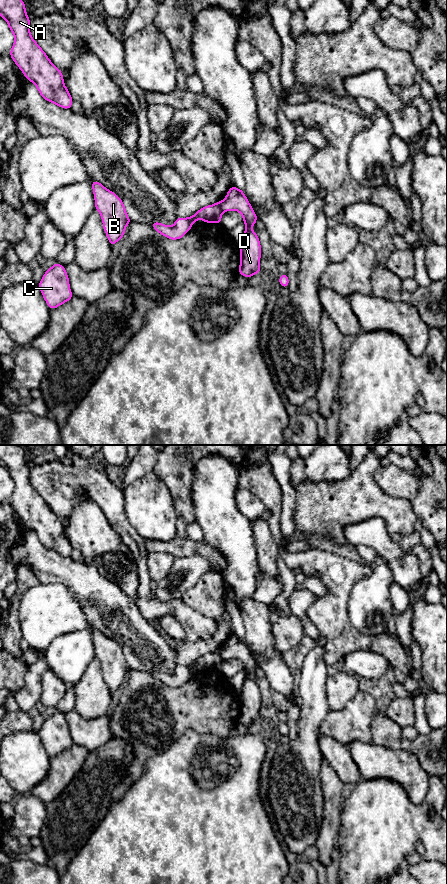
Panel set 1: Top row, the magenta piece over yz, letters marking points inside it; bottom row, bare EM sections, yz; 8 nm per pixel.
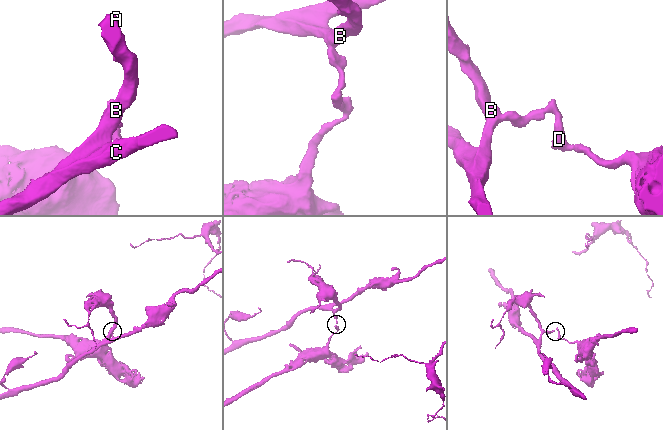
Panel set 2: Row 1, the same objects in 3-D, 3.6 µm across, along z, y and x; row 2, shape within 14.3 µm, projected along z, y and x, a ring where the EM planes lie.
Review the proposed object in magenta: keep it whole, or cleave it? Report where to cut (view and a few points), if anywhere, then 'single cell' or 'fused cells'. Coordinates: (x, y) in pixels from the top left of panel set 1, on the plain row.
yz (218, 650), (223, 659) | fused cells

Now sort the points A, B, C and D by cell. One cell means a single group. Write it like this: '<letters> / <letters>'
A B C / D

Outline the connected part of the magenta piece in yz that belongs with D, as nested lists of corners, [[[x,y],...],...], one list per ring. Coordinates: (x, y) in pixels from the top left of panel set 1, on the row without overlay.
[[[232,634],[224,648],[219,649],[221,658],[231,659],[236,658],[243,664],[243,670],[246,673],[243,690],[240,696],[240,714],[239,722],[247,726],[257,722],[261,719],[260,716],[260,704],[261,694],[257,681],[251,678],[251,675],[255,673],[257,664],[253,659],[248,647],[240,638]]]

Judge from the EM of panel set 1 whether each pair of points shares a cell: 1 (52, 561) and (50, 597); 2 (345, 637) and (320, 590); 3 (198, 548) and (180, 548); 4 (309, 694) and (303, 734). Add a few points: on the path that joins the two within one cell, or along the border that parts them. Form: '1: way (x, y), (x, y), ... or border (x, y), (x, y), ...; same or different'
1: border (41, 583), (62, 584), (72, 594); different
2: border (306, 578), (317, 578), (327, 591); different
3: way (194, 548), (184, 548); same
4: way (309, 704), (308, 724); same

